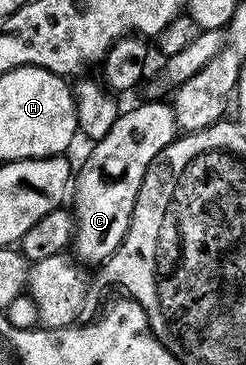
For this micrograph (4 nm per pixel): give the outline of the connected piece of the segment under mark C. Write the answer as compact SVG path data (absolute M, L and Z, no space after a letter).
M166 102L146 103L150 104L130 108L127 112L125 109L119 114L112 130L108 130L108 134L94 144L88 162L77 169L76 183L72 188L72 252L74 250L73 255L83 265L109 261L110 255L122 245L122 239L130 229L132 210L148 166L176 139L173 107Z

